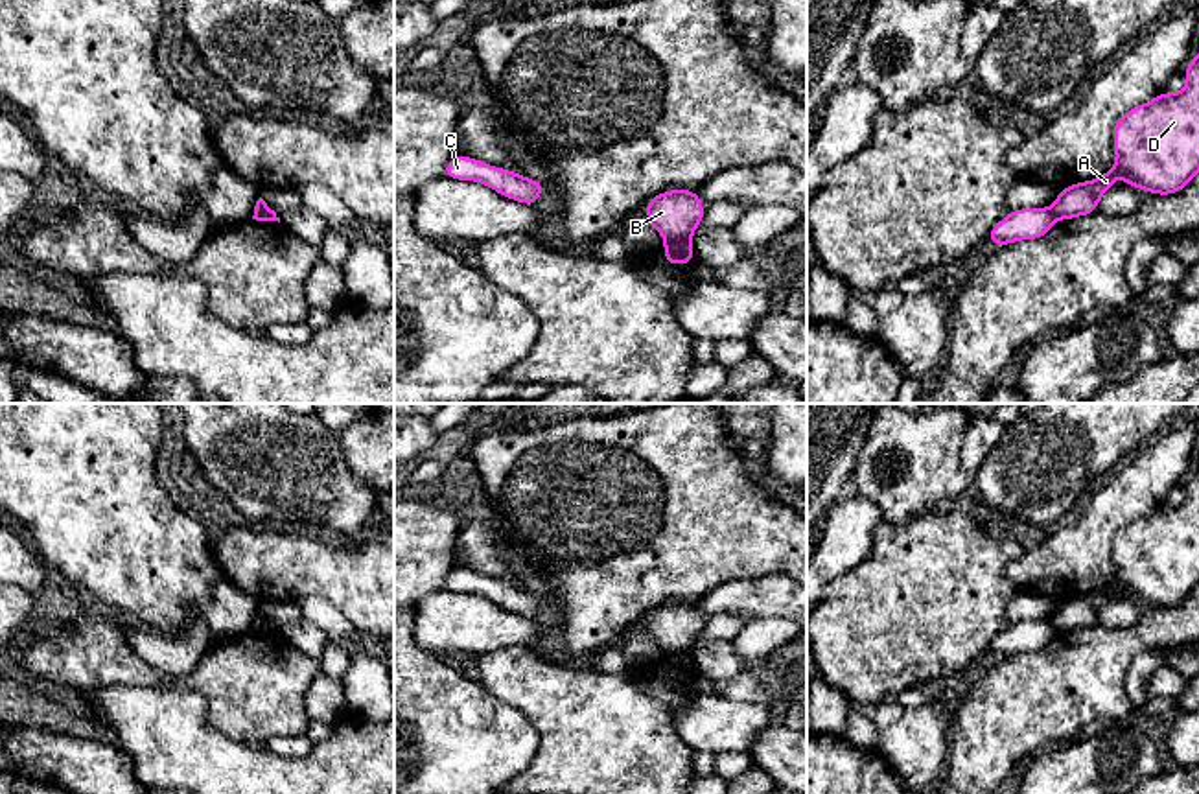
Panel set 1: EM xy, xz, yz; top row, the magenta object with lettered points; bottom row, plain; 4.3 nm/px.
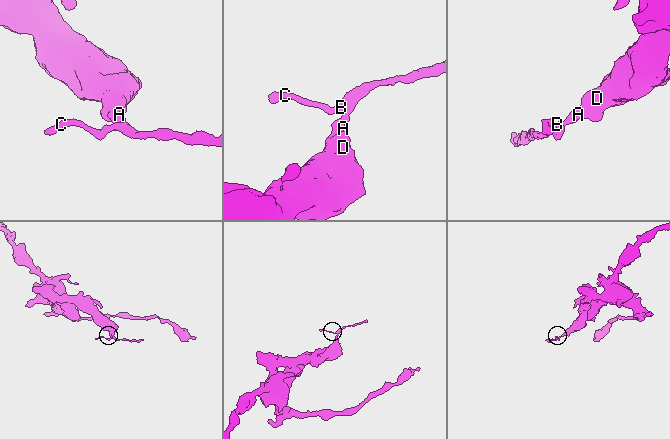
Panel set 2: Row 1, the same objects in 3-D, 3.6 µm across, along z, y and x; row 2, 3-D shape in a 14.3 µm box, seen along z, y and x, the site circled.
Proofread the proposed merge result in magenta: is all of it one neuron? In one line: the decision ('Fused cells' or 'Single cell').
Fused cells

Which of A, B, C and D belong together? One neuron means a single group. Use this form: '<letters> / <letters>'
A D / B C

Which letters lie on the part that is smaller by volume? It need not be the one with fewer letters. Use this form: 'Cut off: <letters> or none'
Cut off: B, C

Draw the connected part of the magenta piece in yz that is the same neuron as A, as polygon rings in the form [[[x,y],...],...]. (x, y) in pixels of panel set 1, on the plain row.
[[[1199,466],[1188,475],[1186,499],[1123,525],[1114,538],[1116,577],[1101,590],[1059,604],[1057,632],[1092,626],[1118,588],[1147,606],[1173,608],[1199,586]]]

